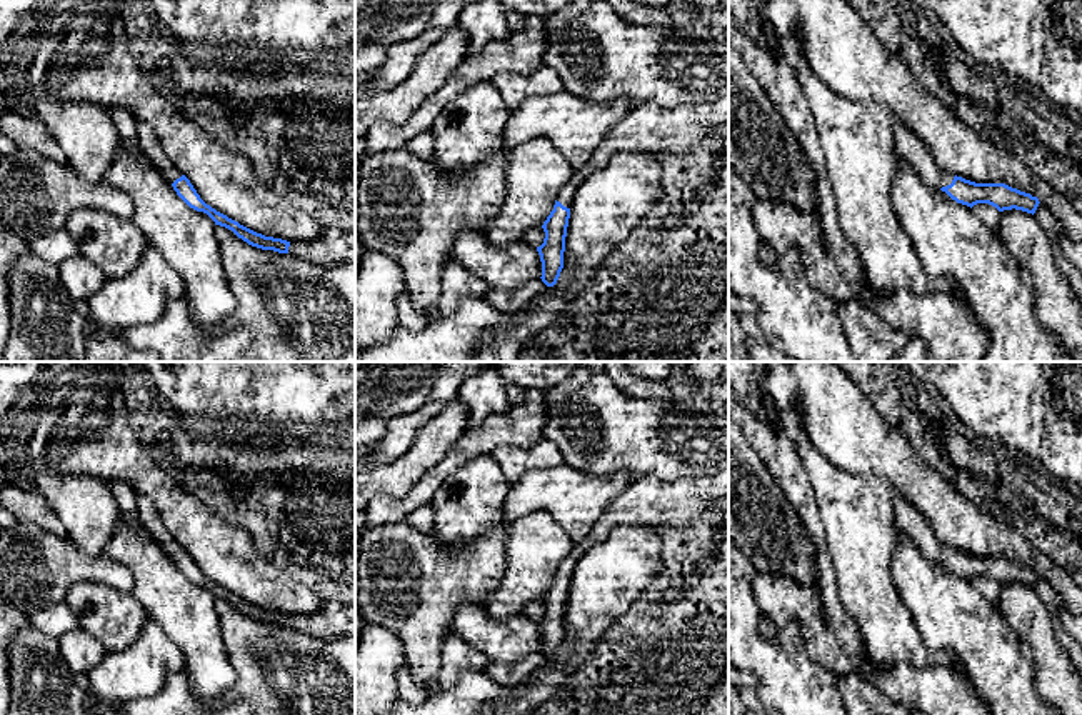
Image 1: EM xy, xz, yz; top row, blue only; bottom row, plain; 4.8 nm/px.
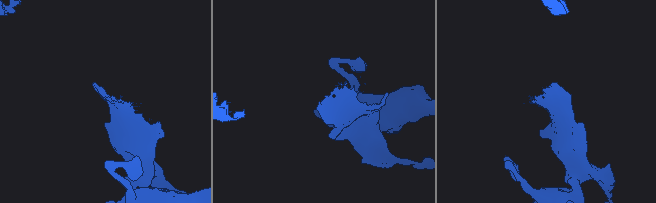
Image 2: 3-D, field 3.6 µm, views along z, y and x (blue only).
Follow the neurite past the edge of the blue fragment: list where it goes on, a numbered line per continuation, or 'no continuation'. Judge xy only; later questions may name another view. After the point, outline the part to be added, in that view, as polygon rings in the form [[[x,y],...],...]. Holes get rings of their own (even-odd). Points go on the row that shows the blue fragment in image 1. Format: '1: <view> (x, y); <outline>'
1: xy (335, 245); [[[327,227],[318,238],[290,242],[288,255],[325,267],[355,262],[355,235]]]

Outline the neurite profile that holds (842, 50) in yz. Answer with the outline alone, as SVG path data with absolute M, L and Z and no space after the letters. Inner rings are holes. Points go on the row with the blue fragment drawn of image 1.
M759 0L760 10L779 40L797 35L804 43L809 67L832 90L849 100L879 102L899 117L930 150L944 172L975 183L1005 183L1037 197L1060 222L1070 240L1082 242L1082 213L1072 212L1067 200L1050 185L1034 177L1014 153L995 147L965 125L935 95L929 93L902 57L890 52L869 23L847 0Z

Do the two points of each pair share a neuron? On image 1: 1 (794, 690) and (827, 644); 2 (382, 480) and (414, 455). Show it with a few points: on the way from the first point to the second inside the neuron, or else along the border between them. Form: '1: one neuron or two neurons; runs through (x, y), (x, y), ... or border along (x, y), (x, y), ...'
1: two neurons; border along (799, 625), (807, 654), (837, 677)
2: one neuron; runs through (390, 479), (405, 464)

